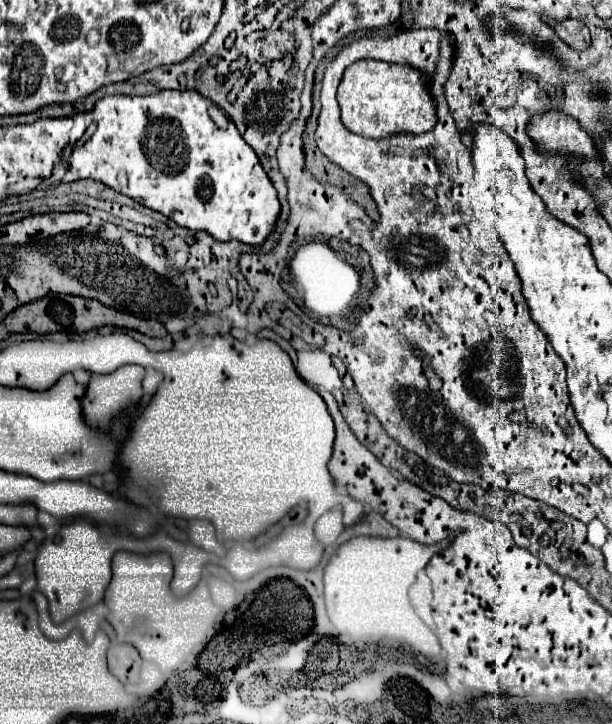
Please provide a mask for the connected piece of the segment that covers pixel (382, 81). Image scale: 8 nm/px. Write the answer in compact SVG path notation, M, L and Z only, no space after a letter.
M358 60L350 64L338 86L342 122L348 130L366 138L386 138L392 134L428 132L436 124L436 106L422 74L404 64L384 64L382 60Z

